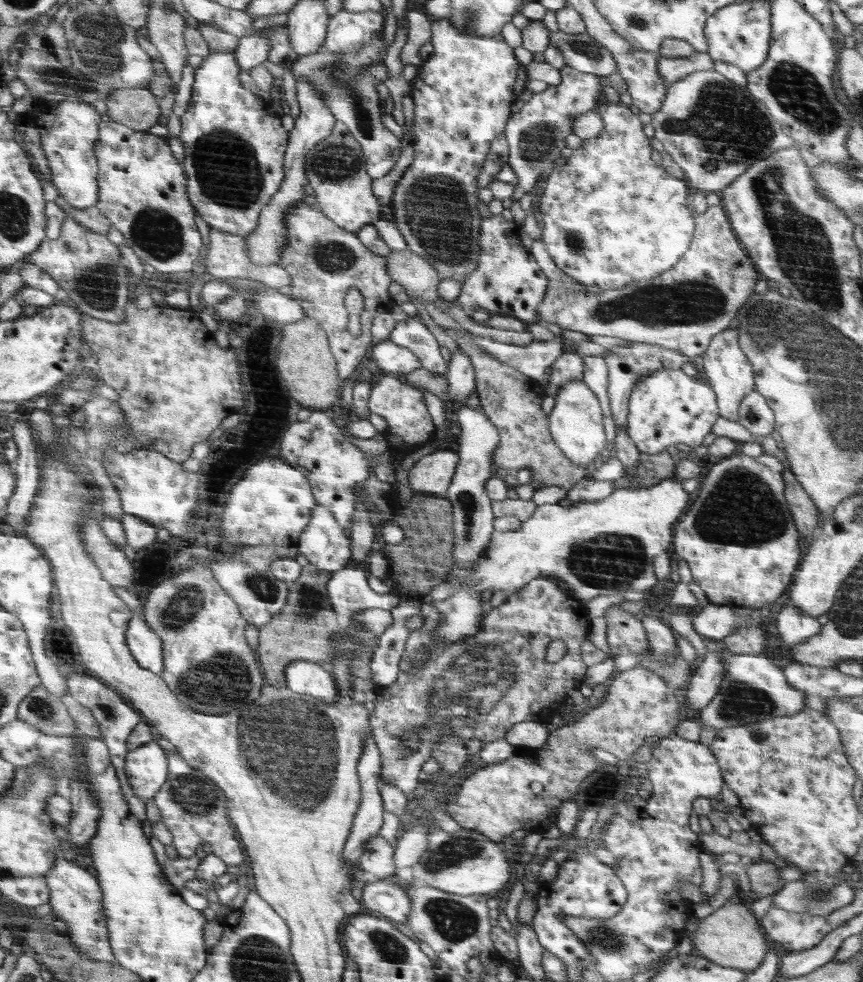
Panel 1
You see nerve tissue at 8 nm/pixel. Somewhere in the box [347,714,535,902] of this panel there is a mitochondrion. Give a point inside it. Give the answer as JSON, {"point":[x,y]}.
{"point":[449,854]}

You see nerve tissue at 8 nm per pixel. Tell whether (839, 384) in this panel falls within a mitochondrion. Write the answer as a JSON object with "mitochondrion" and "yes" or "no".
{"mitochondrion":"yes"}

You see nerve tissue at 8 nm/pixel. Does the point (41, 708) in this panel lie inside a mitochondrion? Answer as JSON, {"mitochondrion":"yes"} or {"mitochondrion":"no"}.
{"mitochondrion":"yes"}

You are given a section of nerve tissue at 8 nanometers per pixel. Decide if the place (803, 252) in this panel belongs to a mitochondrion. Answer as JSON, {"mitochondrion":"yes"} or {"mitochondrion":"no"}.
{"mitochondrion":"yes"}

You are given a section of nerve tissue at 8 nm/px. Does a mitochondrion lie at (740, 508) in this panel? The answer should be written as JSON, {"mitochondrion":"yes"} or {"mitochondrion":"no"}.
{"mitochondrion":"yes"}

